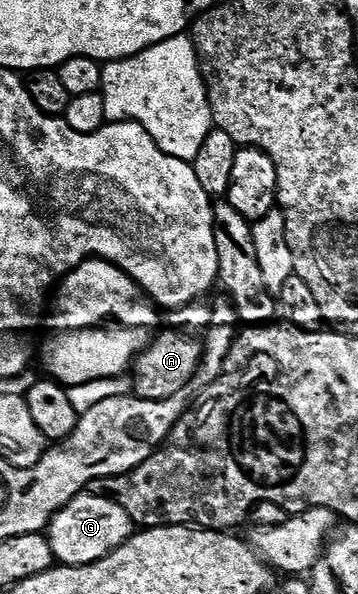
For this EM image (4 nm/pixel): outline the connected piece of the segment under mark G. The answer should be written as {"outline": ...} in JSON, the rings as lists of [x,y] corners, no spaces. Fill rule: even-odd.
{"outline":[[[81,493],[52,518],[46,532],[56,563],[65,567],[90,565],[118,549],[134,533],[132,518],[113,499]]]}

